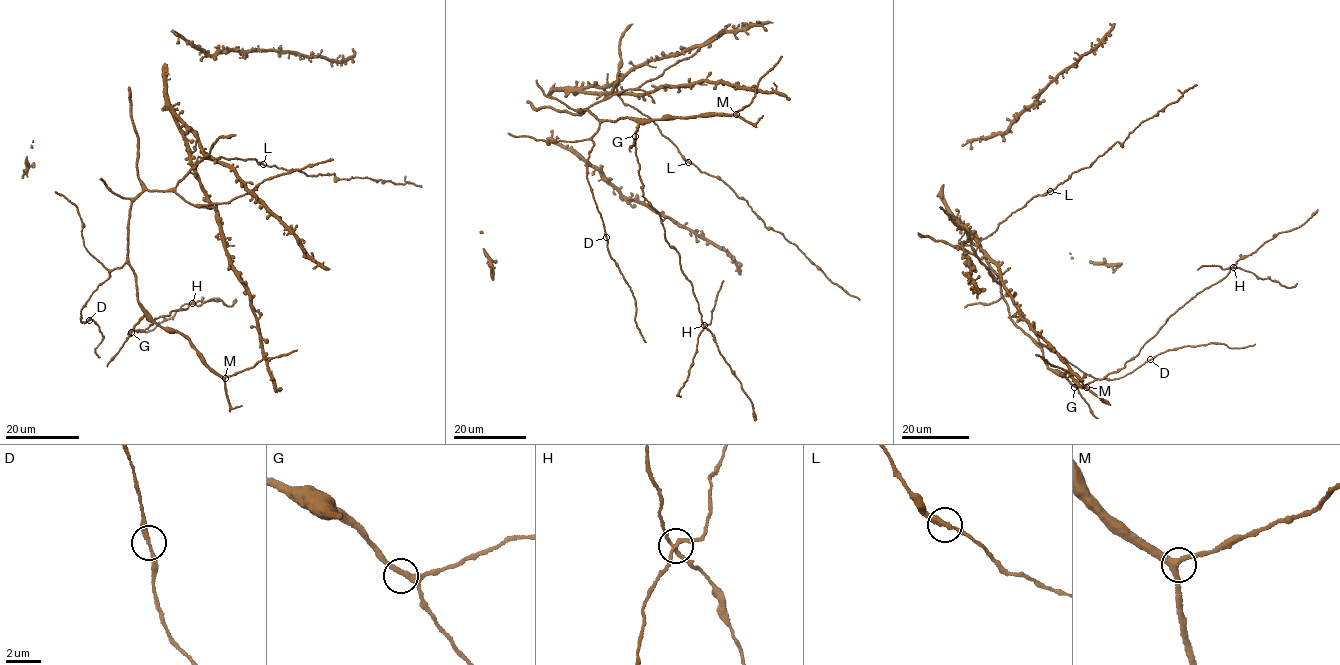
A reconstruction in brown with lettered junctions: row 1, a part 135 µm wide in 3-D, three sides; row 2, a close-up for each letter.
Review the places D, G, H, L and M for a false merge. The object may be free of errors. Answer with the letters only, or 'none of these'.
H

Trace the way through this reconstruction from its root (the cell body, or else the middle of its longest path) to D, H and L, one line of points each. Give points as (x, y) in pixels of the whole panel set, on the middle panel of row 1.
D: (601, 101), (579, 110), (586, 108), (599, 122), (592, 139), (587, 177), (606, 237)
H: (601, 101), (579, 110), (638, 123), (642, 195), (678, 252), (704, 325)
L: (601, 101), (610, 95), (616, 83), (618, 96), (624, 103), (649, 116), (689, 162)

